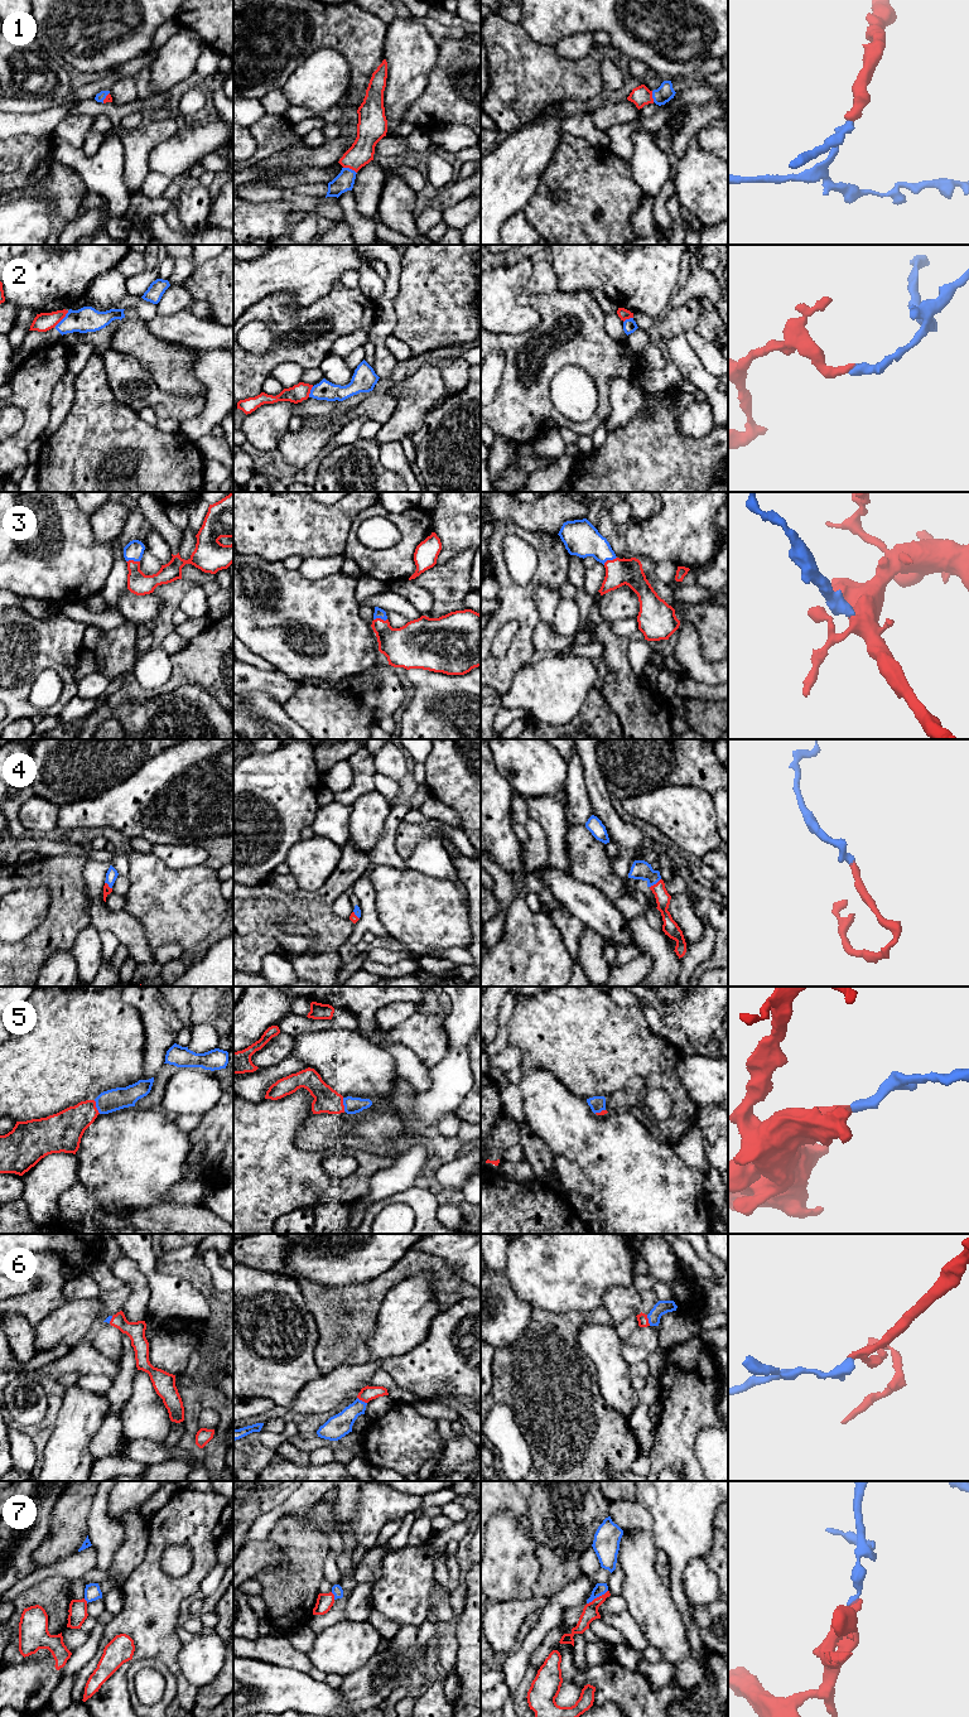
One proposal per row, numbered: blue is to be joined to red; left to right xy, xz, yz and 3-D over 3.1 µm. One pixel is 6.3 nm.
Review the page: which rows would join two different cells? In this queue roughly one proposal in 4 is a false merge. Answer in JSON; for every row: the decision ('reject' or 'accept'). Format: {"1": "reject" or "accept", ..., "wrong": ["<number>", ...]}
{"1": "accept", "2": "reject", "3": "accept", "4": "accept", "5": "accept", "6": "accept", "7": "reject", "wrong": ["2", "7"]}

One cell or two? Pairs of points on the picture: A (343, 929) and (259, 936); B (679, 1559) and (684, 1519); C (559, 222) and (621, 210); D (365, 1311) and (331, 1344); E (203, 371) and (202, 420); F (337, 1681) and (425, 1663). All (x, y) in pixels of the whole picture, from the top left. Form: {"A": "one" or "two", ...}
{"A": "one", "B": "one", "C": "one", "D": "one", "E": "one", "F": "two"}

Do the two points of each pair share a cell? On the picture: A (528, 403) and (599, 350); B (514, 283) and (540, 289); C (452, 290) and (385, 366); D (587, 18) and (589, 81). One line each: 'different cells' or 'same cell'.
A: same cell
B: different cells
C: different cells
D: different cells

